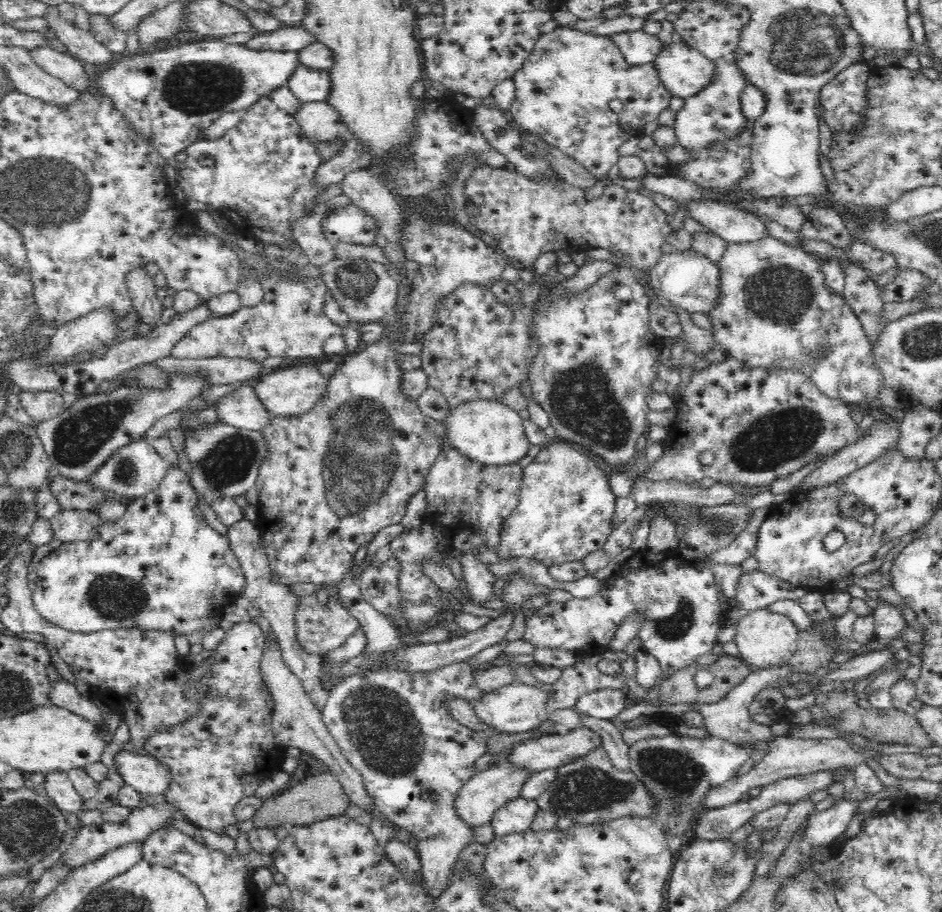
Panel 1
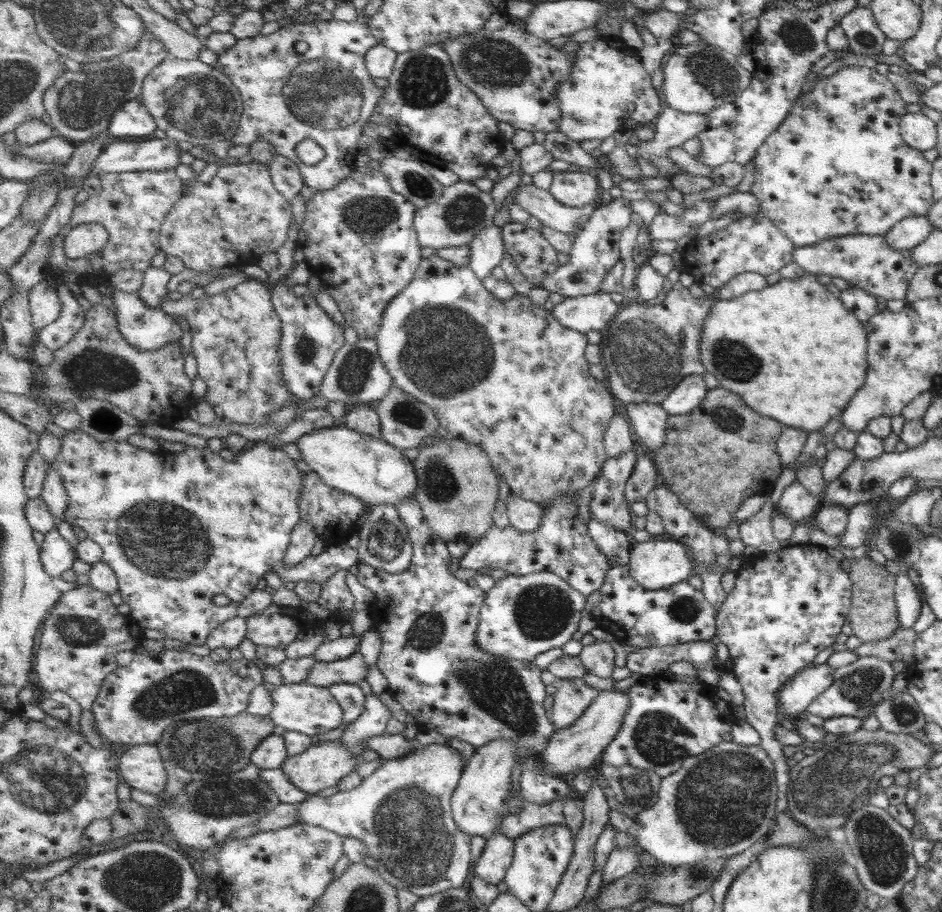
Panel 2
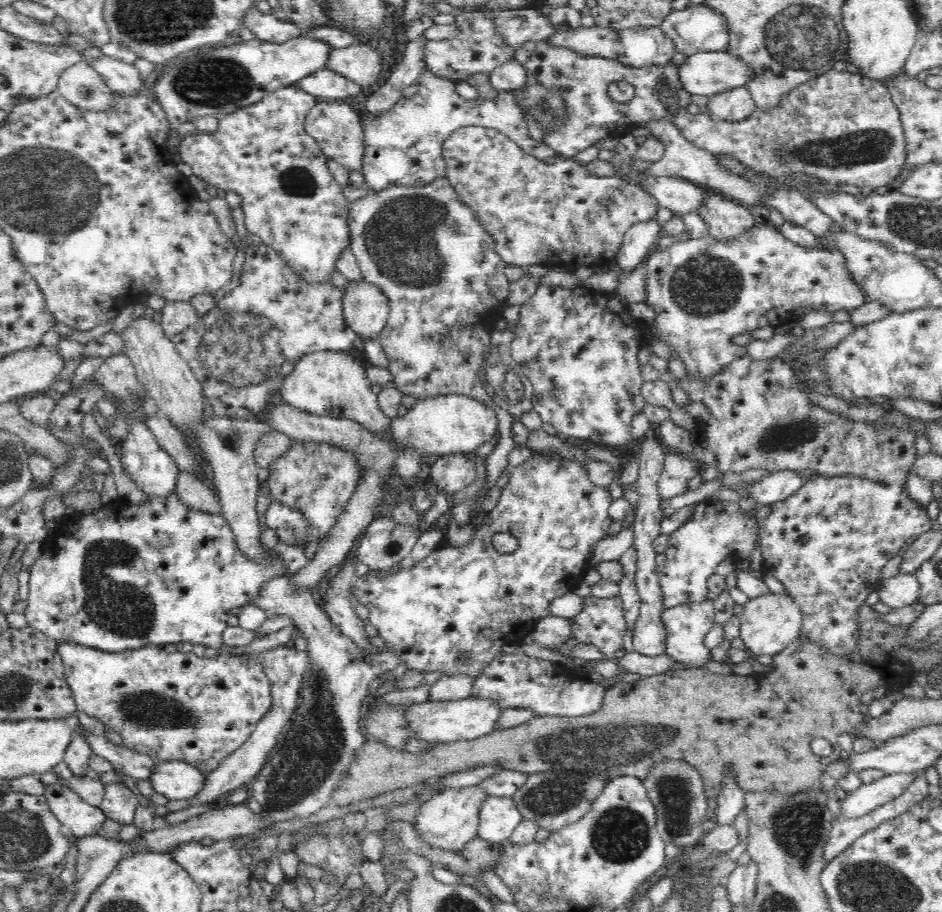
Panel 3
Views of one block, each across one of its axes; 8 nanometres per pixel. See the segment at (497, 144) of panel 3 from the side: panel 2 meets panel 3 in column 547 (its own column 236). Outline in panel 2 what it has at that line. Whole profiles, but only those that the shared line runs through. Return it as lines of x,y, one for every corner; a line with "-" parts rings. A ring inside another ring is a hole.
255,160
250,163
222,164
216,175
207,183
185,183
185,194
163,222
160,234
161,249
167,255
178,257
187,268
198,272
256,265
263,254
276,253
287,242
292,218
291,203
275,187
270,168
266,164

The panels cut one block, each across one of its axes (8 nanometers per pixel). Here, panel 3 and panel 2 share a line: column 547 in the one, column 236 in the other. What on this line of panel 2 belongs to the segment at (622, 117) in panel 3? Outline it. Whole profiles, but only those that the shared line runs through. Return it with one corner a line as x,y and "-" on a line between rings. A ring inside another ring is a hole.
358,12
358,18
354,22
334,18
330,21
318,19
311,25
281,27
267,36
239,39
235,47
219,55
215,68
234,81
242,92
245,103
242,123
237,134
231,138
231,144
251,146
259,139
269,141
275,145
277,153
295,161
307,186
317,191
329,190
351,175
355,169
363,128
369,123
371,116
374,116
379,99
383,99
385,91
385,88
375,86
366,65
367,52
379,44
378,38
371,32
371,20
363,12
-
297,42
307,43
308,50
304,54
295,50
-
305,139
315,140
326,152
325,158
312,167
305,164
297,154
297,145

